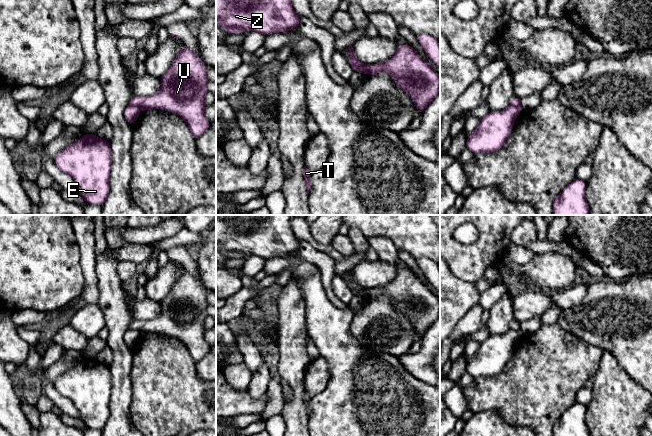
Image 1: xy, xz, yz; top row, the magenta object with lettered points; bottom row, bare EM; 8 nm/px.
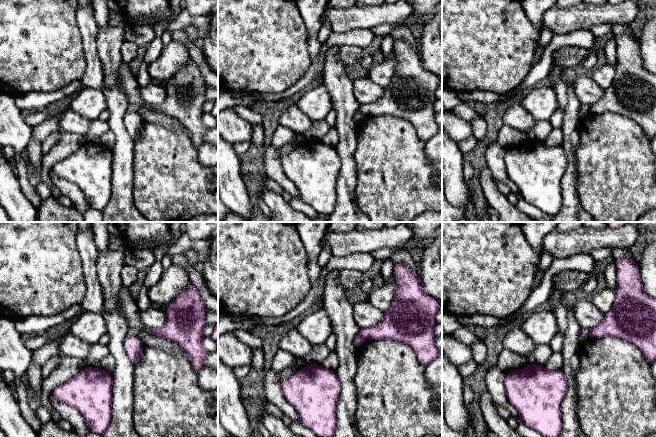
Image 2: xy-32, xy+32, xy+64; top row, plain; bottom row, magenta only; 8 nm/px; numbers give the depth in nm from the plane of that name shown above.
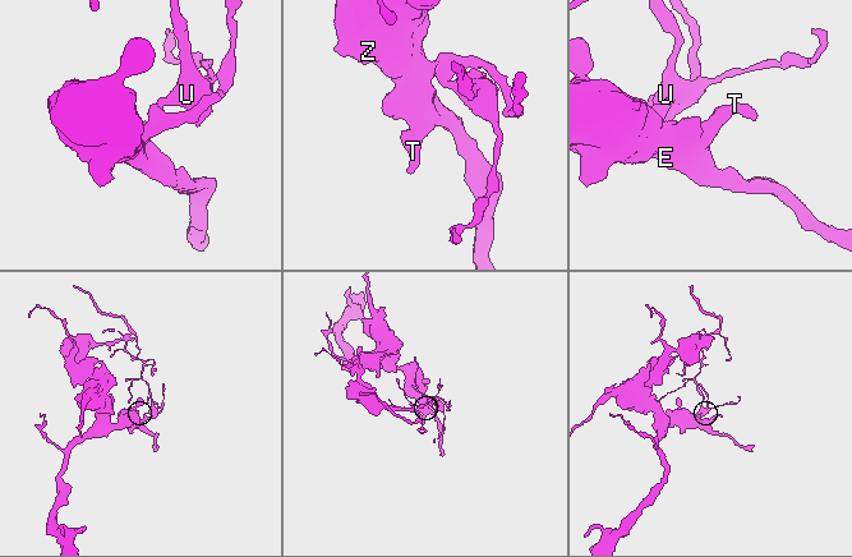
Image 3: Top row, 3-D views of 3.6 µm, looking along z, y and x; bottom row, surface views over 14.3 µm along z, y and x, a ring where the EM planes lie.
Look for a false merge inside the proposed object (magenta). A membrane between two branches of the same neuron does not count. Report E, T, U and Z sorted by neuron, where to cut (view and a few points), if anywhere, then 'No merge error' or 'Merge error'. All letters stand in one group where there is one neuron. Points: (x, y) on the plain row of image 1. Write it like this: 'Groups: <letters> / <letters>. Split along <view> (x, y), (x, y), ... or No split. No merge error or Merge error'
Groups: E T Z / U. Split along yz (511, 328), (519, 330). Merge error

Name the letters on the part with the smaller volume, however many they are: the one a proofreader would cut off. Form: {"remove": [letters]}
{"remove": ["U"]}

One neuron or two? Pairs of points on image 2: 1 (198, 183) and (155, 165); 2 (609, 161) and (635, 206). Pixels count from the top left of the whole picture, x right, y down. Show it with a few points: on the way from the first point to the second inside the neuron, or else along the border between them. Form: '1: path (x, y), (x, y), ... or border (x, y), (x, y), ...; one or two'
1: path (187, 183), (175, 183), (166, 174); one
2: path (617, 172), (618, 189), (624, 195); one

